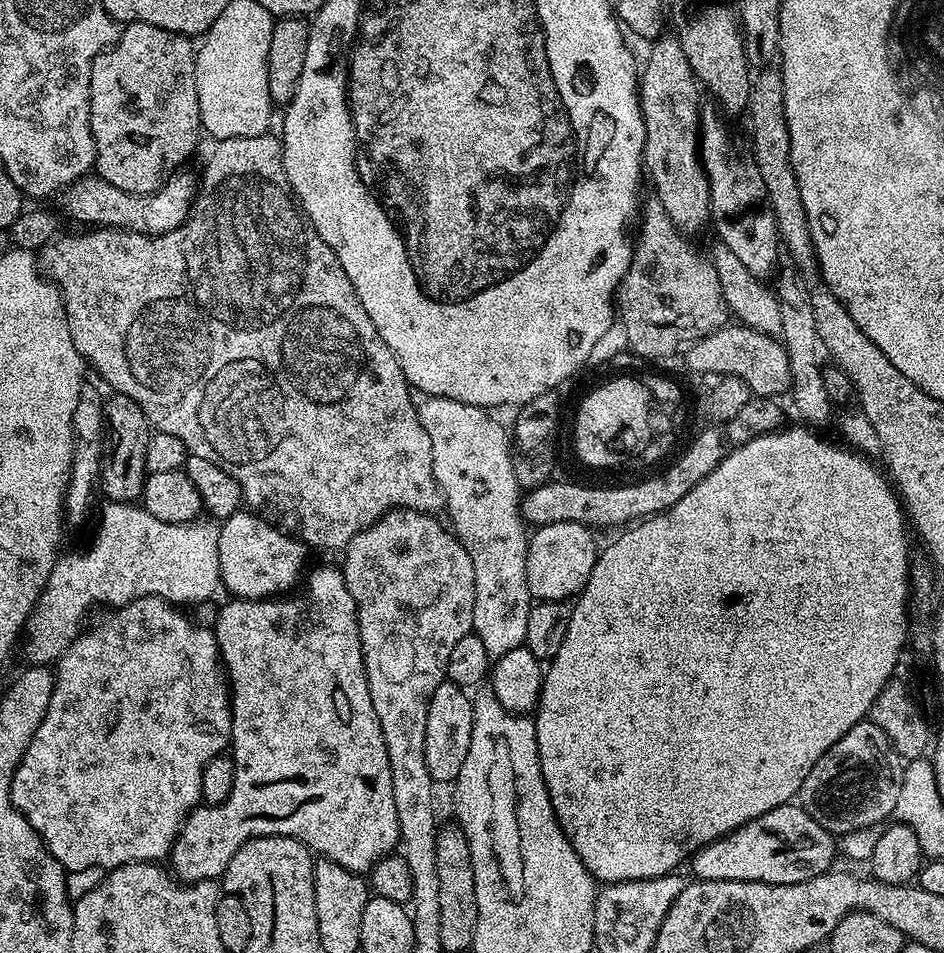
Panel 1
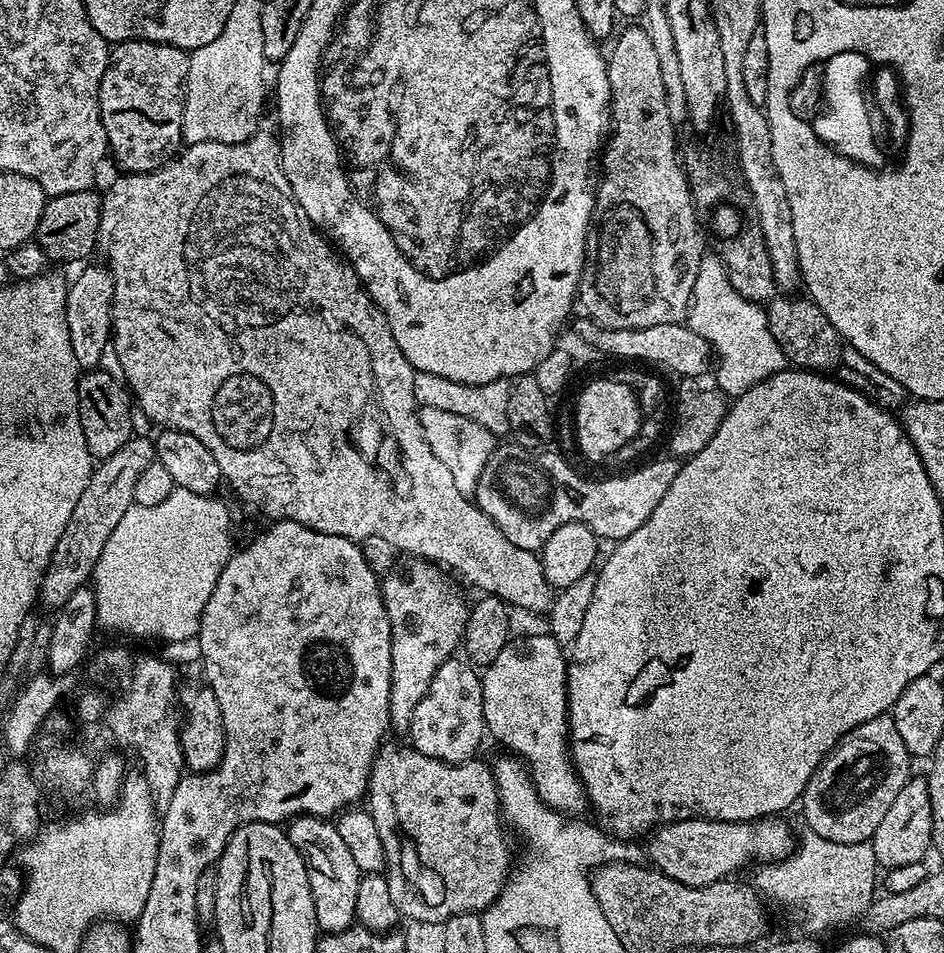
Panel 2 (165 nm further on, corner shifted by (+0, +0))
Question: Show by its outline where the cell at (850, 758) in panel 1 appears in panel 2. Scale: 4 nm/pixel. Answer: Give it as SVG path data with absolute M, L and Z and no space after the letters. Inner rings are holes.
M891 715L870 718L870 722L848 733L829 752L805 786L802 805L807 827L822 838L830 838L830 842L869 843L890 806L894 806L902 786L913 775L912 764L913 757L909 756L906 742L898 734Z

